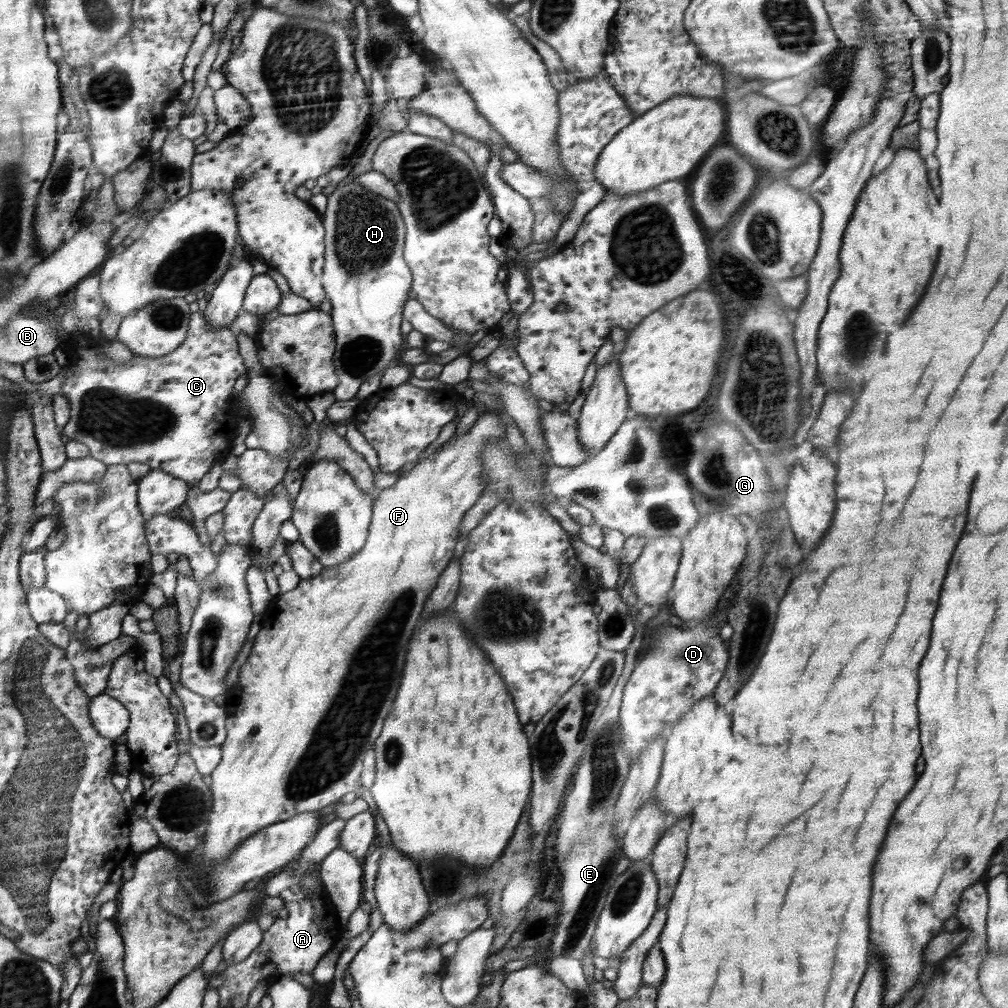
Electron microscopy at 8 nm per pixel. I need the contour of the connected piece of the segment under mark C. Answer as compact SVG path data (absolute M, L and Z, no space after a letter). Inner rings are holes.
M199 310L194 312L194 322L185 342L165 356L133 355L128 364L116 364L107 356L100 358L100 354L80 354L77 350L70 357L68 367L80 369L69 369L59 393L70 404L70 418L62 432L69 440L85 444L92 458L100 459L107 466L142 462L151 470L162 470L196 486L216 460L226 456L224 452L230 448L236 432L236 418L230 414L232 386L236 376L248 374L244 357L240 358L236 352L236 336L229 327L212 330Z

